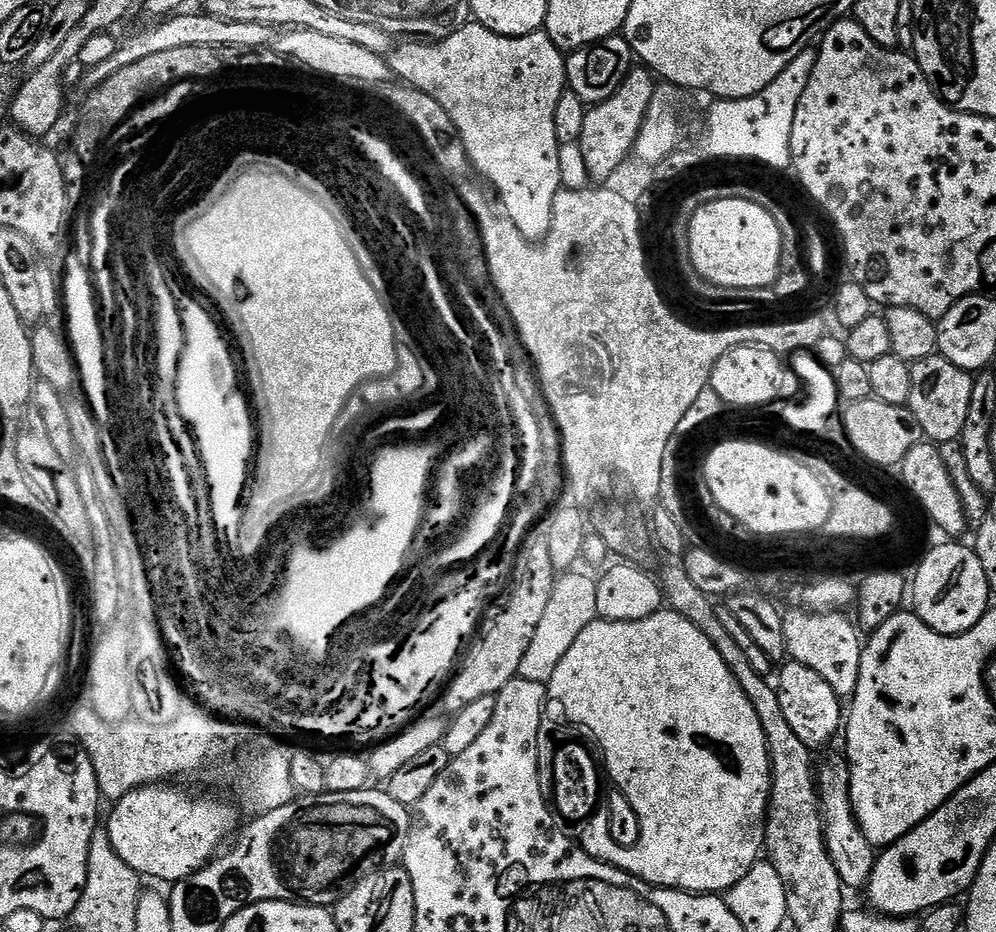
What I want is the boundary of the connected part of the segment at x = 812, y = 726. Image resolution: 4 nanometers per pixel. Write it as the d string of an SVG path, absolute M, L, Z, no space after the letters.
M789 659L779 665L774 676L774 687L787 724L794 729L794 734L798 734L801 742L806 742L808 748L819 750L826 747L836 735L836 739L841 735L846 708L840 705L843 704L842 697L834 694L834 686L830 686L822 674L810 670L810 666L802 666L802 662Z

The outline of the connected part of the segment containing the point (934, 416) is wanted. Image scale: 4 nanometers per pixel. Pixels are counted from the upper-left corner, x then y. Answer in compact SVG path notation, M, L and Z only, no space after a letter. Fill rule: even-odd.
M939 354L930 358L922 358L912 365L910 374L910 398L906 407L918 418L918 426L922 426L925 437L939 446L959 440L962 426L966 426L966 413L970 411L970 390L973 373L954 366L945 356Z

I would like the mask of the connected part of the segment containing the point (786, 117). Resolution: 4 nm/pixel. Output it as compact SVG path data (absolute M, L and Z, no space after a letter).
M807 48L765 90L750 98L716 100L704 120L704 137L698 143L705 157L753 160L768 168L791 169L790 130L794 130L794 113L798 110L798 102L802 102L803 91L806 90L816 61L817 49Z

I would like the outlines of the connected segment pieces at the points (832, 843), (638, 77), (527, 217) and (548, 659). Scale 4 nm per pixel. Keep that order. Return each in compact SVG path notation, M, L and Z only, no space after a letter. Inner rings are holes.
M843 755L832 756L818 768L818 787L820 790L820 813L824 816L824 836L828 839L828 853L838 870L840 881L845 889L863 889L876 865L877 849L862 834L852 809L850 798L850 774L848 761Z
M633 66L610 98L589 107L578 143L593 183L604 184L615 169L631 157L657 87L658 80L653 73L643 66Z
M475 22L465 24L464 27L459 28L454 34L450 34L450 38L445 40L437 40L435 42L404 42L401 44L404 44L401 48L393 47L390 55L387 57L388 66L392 70L393 77L405 85L430 94L430 98L434 98L434 102L439 102L442 105L442 110L446 110L446 114L450 114L450 119L453 120L454 126L462 138L464 149L471 160L473 169L477 173L480 171L496 187L496 192L500 195L501 202L504 203L504 208L502 207L503 215L512 220L514 226L518 226L518 230L526 239L533 242L543 240L550 230L554 198L560 193L562 187L560 167L558 166L561 142L554 130L554 110L558 106L558 98L562 98L562 94L566 91L565 53L561 52L558 46L554 46L554 42L548 37L548 33L543 30L531 32L525 36L499 36L494 34L489 28L484 28Z
M579 570L567 571L557 575L556 585L550 594L550 603L546 611L542 613L542 619L538 622L538 631L534 633L534 639L522 658L520 675L526 678L526 682L538 682L547 686L550 678L554 678L554 670L558 670L558 664L562 662L570 651L570 646L578 639L578 634L590 626L598 617L598 586L593 577L588 577Z

